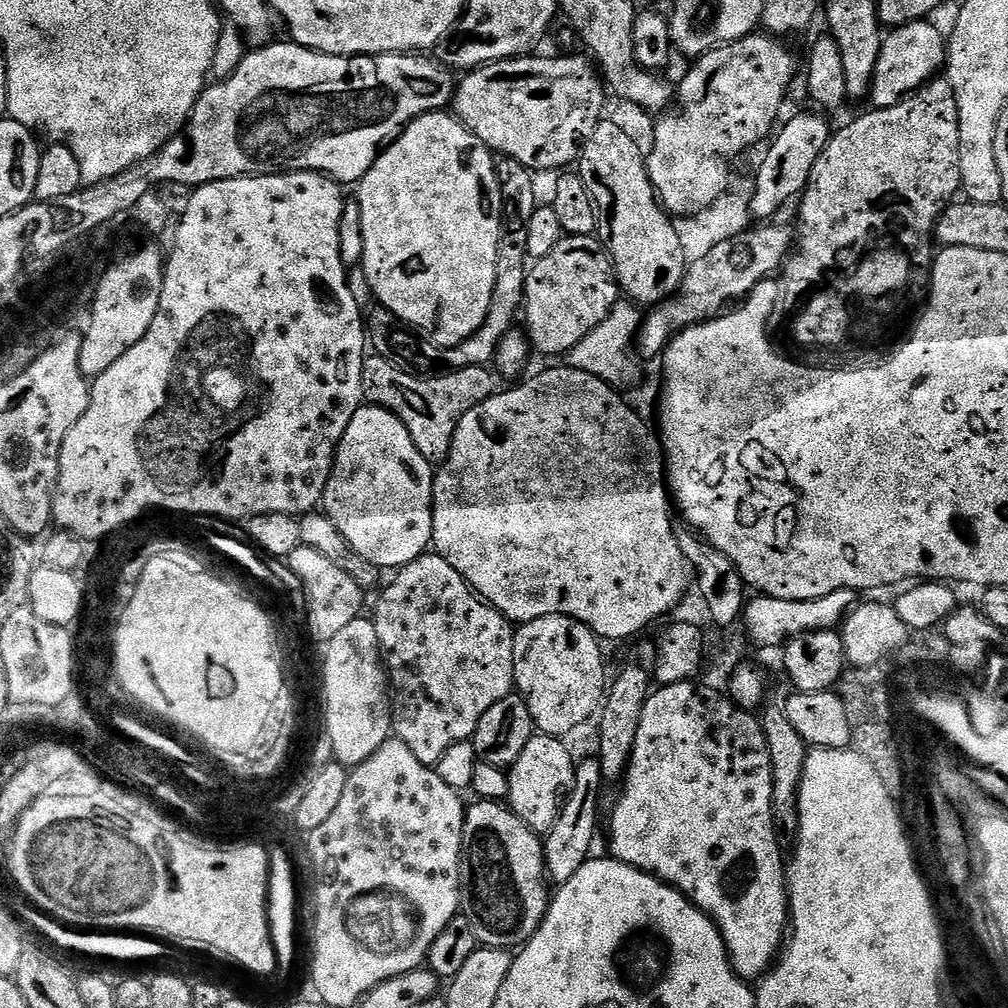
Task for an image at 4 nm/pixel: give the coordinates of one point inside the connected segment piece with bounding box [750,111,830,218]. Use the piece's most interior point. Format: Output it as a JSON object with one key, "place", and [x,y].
{"place":[784,173]}

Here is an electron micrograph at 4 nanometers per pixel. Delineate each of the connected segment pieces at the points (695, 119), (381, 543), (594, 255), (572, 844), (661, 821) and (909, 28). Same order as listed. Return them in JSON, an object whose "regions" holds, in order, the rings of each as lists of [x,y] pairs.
{"regions":[[[[753,34],[732,44],[710,48],[693,63],[696,65],[678,84],[674,107],[655,121],[652,148],[646,152],[650,182],[656,187],[660,203],[673,217],[695,217],[710,207],[729,191],[728,160],[738,159],[747,148],[760,143],[763,145],[773,135],[781,119],[780,107],[796,76],[796,60],[784,44],[787,43],[783,39],[771,34]]],[[[365,403],[354,414],[354,418],[350,418],[350,426],[346,426],[346,434],[342,434],[340,445],[336,451],[336,461],[332,463],[332,473],[330,474],[328,485],[324,491],[322,508],[326,515],[328,515],[328,517],[334,522],[334,526],[338,526],[342,538],[346,538],[348,547],[353,548],[362,558],[366,558],[366,562],[370,562],[382,570],[388,570],[388,568],[392,568],[391,570],[399,570],[405,568],[406,565],[410,562],[414,562],[420,556],[425,555],[432,544],[433,479],[433,465],[429,464],[426,458],[422,458],[422,454],[418,454],[418,446],[414,446],[414,442],[406,430],[406,426],[402,426],[402,422],[390,410],[379,408],[376,404]]],[[[565,235],[546,258],[528,269],[522,324],[524,320],[529,345],[544,356],[563,357],[607,318],[621,296],[612,259],[603,243],[595,235]]],[[[592,758],[576,765],[576,781],[572,793],[561,807],[558,822],[547,833],[543,841],[546,872],[557,885],[565,884],[580,867],[593,855],[592,843],[596,840],[596,819],[600,816],[600,791],[606,787],[606,781],[600,769],[599,759]]],[[[699,683],[666,684],[657,687],[649,695],[642,710],[642,722],[638,726],[638,738],[634,742],[632,763],[628,765],[624,789],[612,808],[612,852],[615,859],[642,872],[657,876],[666,884],[677,888],[687,900],[701,908],[720,928],[728,955],[732,957],[732,967],[743,980],[756,982],[773,967],[774,961],[781,955],[786,933],[790,928],[790,909],[788,906],[788,873],[786,856],[780,853],[781,837],[772,817],[772,795],[774,778],[770,750],[766,746],[766,734],[759,719],[749,709],[740,707],[735,700],[715,692],[712,688],[699,688]]],[[[931,19],[912,20],[909,24],[901,24],[898,28],[893,28],[884,36],[884,44],[880,47],[878,62],[874,66],[874,78],[872,79],[872,90],[870,102],[872,108],[889,108],[903,100],[905,96],[910,96],[914,92],[919,92],[929,80],[937,75],[936,72],[945,67],[946,64],[946,36],[940,33],[932,25]]]]}

